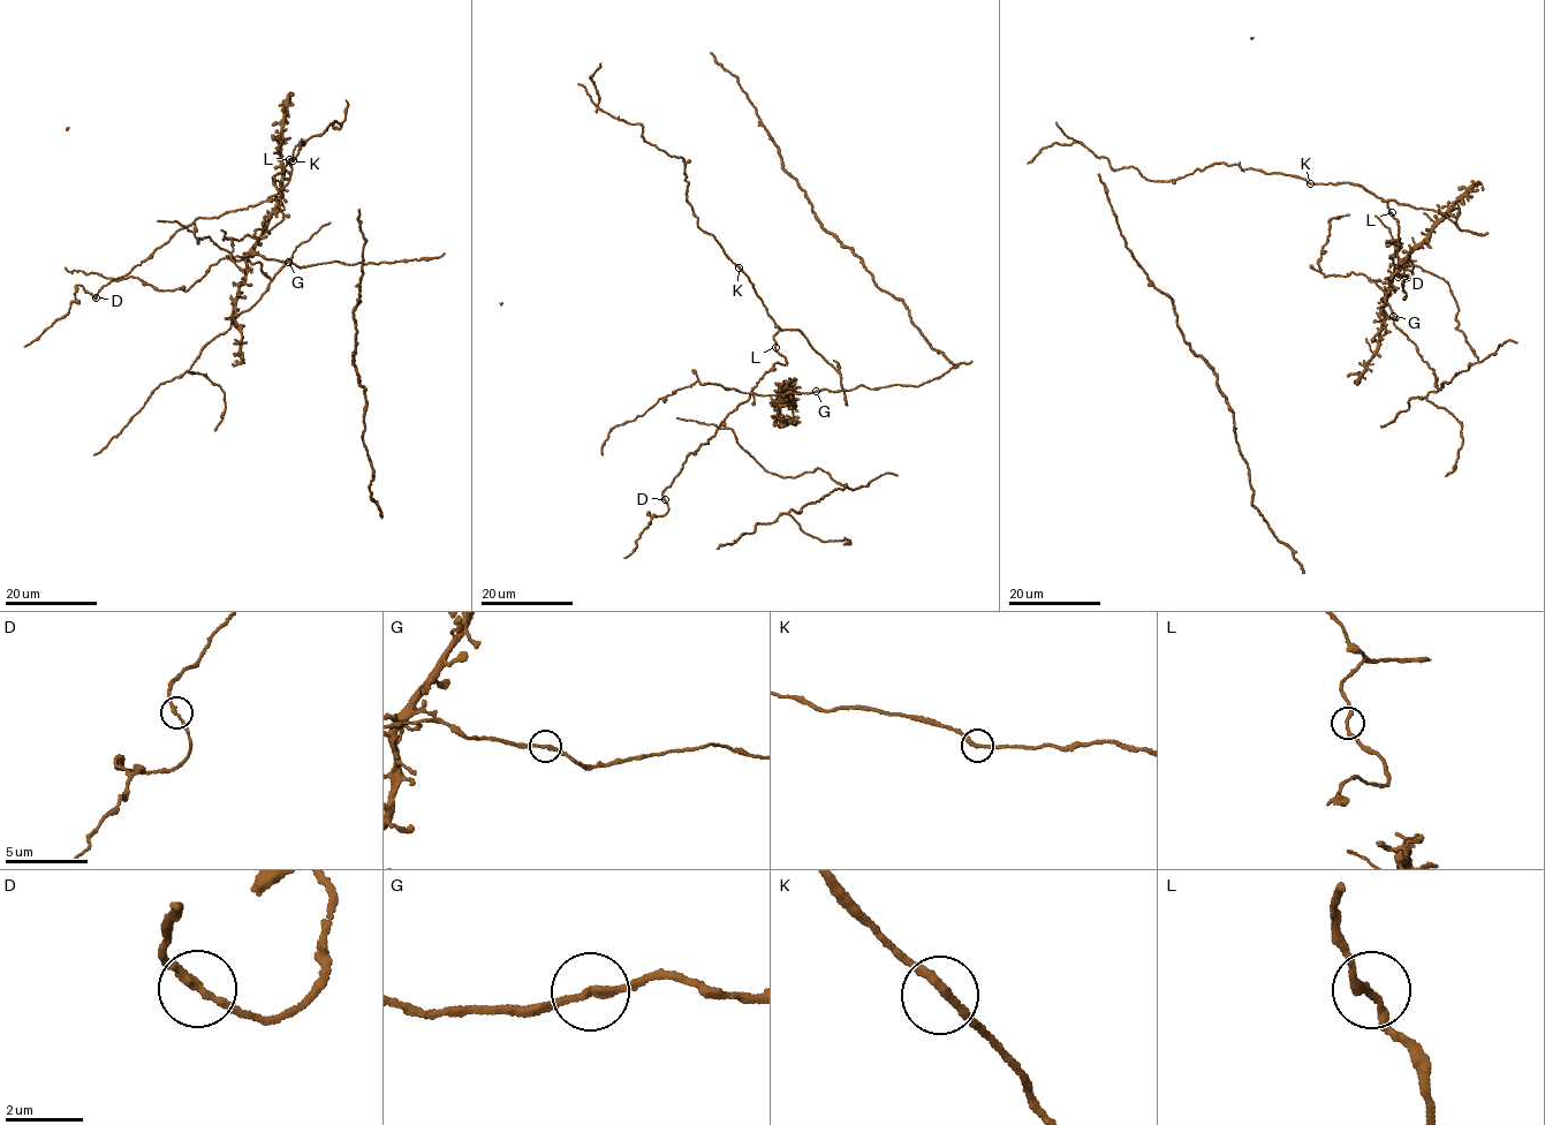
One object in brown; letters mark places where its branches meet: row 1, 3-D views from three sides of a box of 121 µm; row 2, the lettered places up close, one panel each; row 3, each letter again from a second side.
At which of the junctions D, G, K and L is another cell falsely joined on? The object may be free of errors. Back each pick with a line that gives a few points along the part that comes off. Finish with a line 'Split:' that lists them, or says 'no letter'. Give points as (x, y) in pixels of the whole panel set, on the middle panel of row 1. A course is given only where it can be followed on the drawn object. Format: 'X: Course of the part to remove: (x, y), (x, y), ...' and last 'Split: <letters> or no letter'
Split: no letter

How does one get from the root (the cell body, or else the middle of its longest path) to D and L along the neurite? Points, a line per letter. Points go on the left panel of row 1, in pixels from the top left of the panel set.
D: (298, 152), (301, 140), (304, 143), (288, 161), (290, 179), (279, 193), (245, 209), (196, 218), (96, 297)
L: (298, 152), (301, 140), (304, 143), (296, 145), (289, 159)

